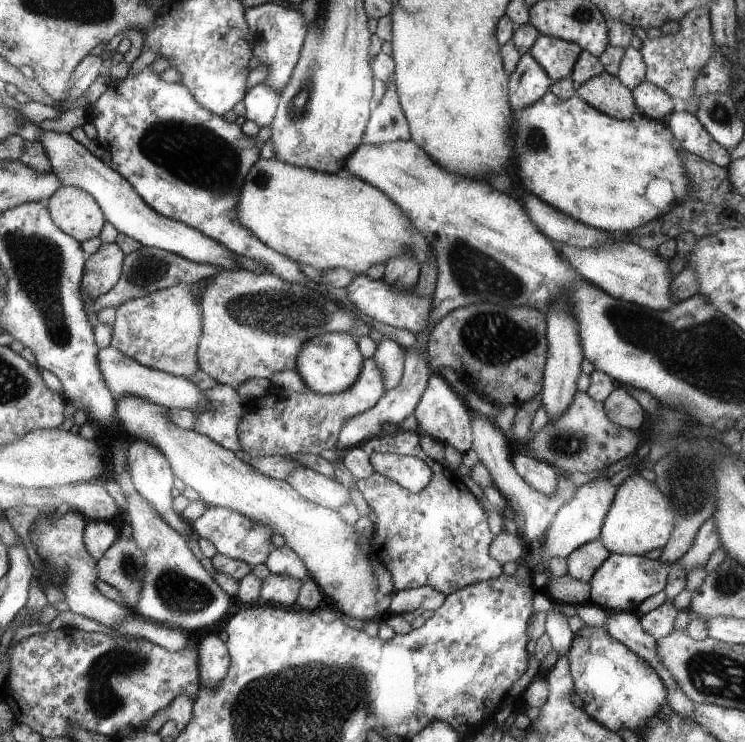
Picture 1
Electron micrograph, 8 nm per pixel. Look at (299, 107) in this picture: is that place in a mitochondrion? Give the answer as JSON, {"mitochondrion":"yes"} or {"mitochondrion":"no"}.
{"mitochondrion":"yes"}

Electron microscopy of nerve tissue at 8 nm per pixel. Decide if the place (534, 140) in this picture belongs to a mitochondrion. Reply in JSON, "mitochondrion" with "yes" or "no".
{"mitochondrion":"yes"}

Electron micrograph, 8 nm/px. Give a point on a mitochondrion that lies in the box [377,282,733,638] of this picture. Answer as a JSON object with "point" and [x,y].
{"point":[687,481]}

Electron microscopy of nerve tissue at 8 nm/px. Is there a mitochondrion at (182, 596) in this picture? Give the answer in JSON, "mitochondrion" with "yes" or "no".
{"mitochondrion":"yes"}

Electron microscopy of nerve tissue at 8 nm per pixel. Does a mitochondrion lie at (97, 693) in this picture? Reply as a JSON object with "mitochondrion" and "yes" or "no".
{"mitochondrion":"yes"}

